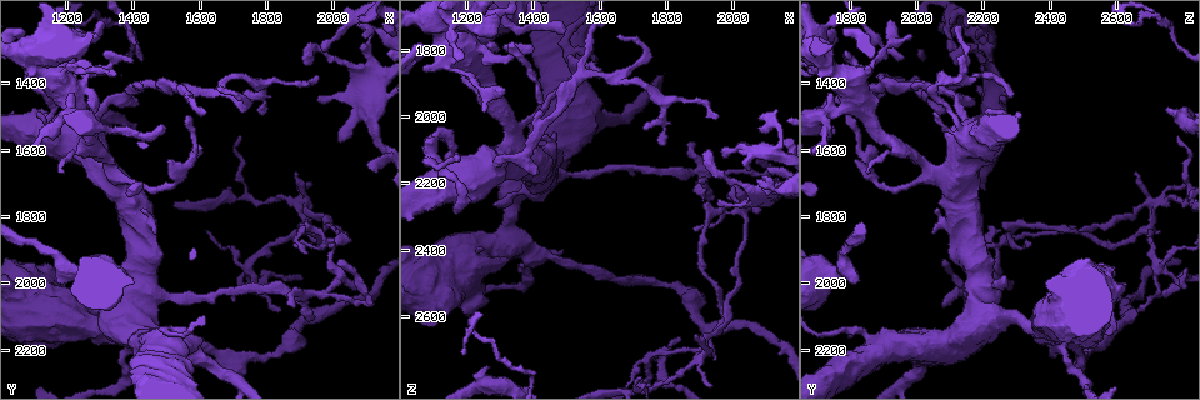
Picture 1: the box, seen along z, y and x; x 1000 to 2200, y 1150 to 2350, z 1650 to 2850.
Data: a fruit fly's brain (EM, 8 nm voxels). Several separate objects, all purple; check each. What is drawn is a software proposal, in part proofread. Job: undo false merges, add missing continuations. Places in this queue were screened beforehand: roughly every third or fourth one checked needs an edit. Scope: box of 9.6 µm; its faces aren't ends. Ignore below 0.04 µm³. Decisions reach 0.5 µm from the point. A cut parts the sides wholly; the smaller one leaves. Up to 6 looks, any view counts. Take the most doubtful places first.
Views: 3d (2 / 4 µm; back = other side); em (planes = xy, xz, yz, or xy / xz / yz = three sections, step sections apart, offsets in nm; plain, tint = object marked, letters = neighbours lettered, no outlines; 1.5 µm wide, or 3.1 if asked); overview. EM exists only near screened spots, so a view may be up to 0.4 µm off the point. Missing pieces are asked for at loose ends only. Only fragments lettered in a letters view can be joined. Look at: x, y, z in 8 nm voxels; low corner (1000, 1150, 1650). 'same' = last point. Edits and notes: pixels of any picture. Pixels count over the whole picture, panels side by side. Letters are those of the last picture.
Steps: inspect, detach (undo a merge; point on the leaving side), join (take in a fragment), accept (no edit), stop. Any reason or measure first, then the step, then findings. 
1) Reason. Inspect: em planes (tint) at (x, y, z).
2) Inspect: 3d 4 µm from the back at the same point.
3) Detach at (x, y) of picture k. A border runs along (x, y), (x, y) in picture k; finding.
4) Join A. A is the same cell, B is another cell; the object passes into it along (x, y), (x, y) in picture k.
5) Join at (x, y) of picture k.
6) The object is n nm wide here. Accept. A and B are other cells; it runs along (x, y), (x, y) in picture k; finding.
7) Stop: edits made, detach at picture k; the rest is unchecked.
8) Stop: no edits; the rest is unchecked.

Sharp bend. Inspect: em planes (tint) at (1740, 1950, 2720).

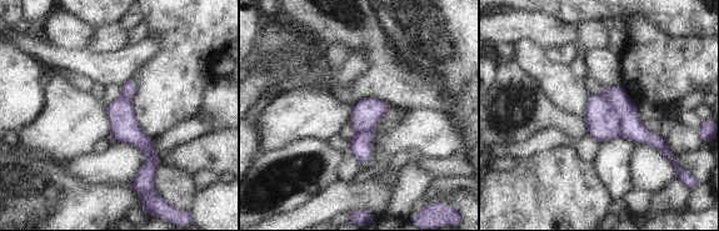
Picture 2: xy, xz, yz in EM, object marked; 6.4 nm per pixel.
See the neighbours. Inspect: em planes (letters) at the same point.

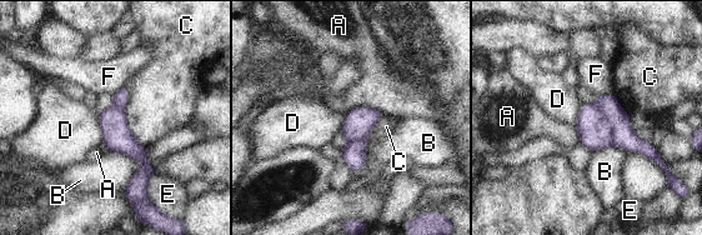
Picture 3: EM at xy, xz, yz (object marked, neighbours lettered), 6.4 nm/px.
The longest contact is with C, 420 nm. Detach at (622, 135) of picture 3. A, B, C, D, E and F are other cells; the part that leaves runs along (598, 98), (621, 129), (656, 156) in picture 3; a second neuron is stuck on.

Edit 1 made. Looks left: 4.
Arms run side by side. Inspect: em planes (tint) at (1220, 1420, 1790).

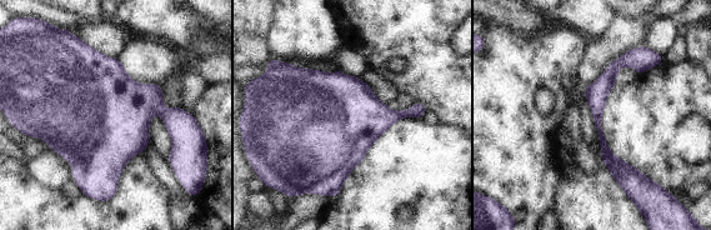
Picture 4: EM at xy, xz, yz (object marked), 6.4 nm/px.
What lies round it. Inspect: em planes (letters) at the same point.

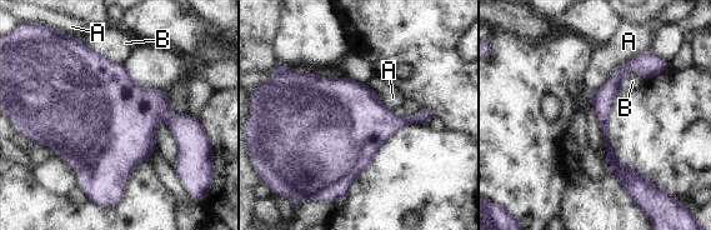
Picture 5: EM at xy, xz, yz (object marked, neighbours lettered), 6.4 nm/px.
Accept. A and B are other cells; a border runs along (639, 54), (621, 64), (590, 95) in picture 5; all the same neuron.

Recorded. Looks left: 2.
Branch stops here. Inspect: em xz step 8 (letters) at (1260, 1260, 1990).

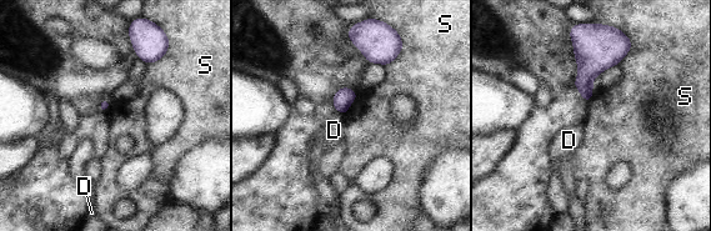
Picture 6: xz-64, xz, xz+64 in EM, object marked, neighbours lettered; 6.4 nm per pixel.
Another direction. Inspect: em planes (letters) at the same point.

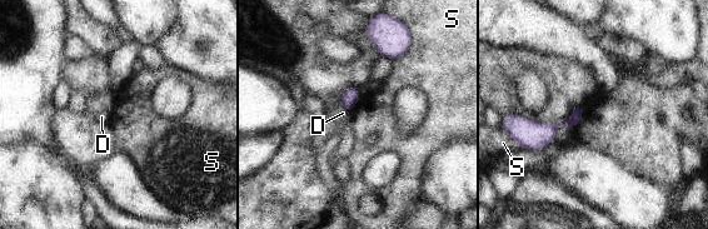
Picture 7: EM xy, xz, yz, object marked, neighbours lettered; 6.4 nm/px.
Accept. D and S are other cells; a border runs along (412, 45), (407, 53), (393, 61) in picture 7; none of them fits.

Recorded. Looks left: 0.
Stop: edits made, detach at picture 3; the rest is unchecked.

